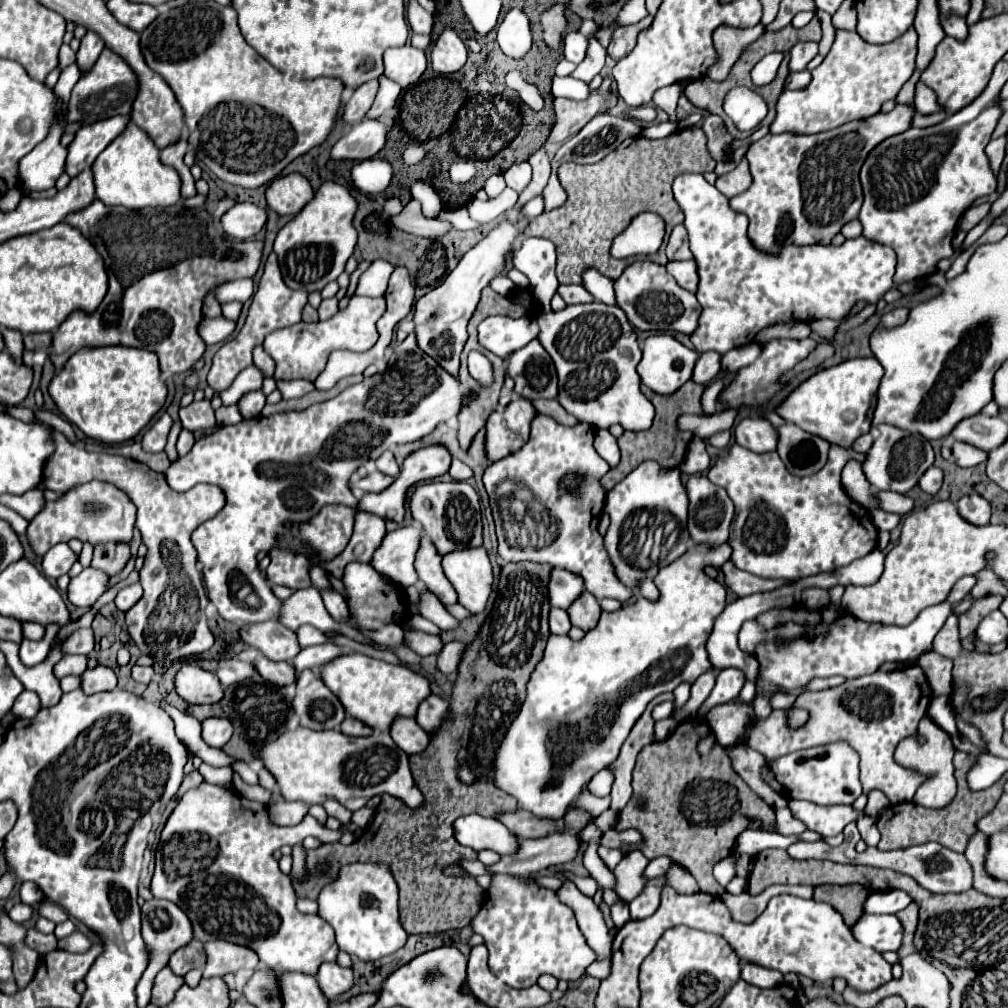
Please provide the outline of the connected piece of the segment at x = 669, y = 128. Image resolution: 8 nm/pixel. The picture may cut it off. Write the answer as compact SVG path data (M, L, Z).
M665 121L665 123L651 123L651 125L641 129L641 137L645 135L649 139L659 139L659 137L667 137L673 131L677 131L675 123L669 123L669 121Z

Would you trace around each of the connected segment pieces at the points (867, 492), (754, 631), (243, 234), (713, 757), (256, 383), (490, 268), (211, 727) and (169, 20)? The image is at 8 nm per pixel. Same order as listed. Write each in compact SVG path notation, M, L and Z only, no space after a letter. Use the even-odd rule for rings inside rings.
M851 461L843 467L843 475L841 475L841 481L843 481L843 487L845 487L845 493L859 505L867 507L867 509L875 509L875 489L873 485L865 479L865 473L861 469L859 463Z
M755 619L745 621L738 633L738 645L741 647L741 651L751 653L751 655L755 653L755 645L763 639L767 639L767 635L763 635L763 631L759 631L759 625L755 623Z
M235 203L223 217L223 231L233 239L251 239L255 237L267 221L267 213L263 207L255 203Z
M685 721L673 731L671 739L667 737L665 741L643 747L641 755L637 757L637 765L633 769L633 797L625 805L625 809L619 813L619 819L615 825L615 831L635 829L643 835L643 841L639 845L623 845L621 847L623 853L641 851L649 859L667 855L675 863L683 865L695 877L701 889L711 887L709 869L713 869L717 861L727 857L727 851L733 851L735 839L745 829L769 829L769 831L775 829L775 811L767 803L763 803L747 787L747 783L739 779L739 775L735 775L731 761L721 745L715 745L709 755L697 753L697 741L707 731L709 727L705 723L699 725L695 721Z
M251 365L235 377L231 387L227 387L225 391L219 391L219 397L223 399L223 405L233 405L243 395L247 395L251 391L259 391L261 385L263 385L263 373L255 365Z
M509 209L505 213L505 219L489 231L489 235L479 241L471 251L463 255L459 265L447 275L447 279L431 289L427 295L423 295L419 301L415 301L415 335L417 335L417 345L431 355L441 367L451 371L451 375L457 377L459 371L459 355L463 351L463 345L467 341L467 323L479 303L481 291L495 279L497 275L503 273L505 269L505 257L507 253L517 249L517 241L523 239L523 231L527 227L527 219L519 219L521 209Z
M207 717L203 721L203 741L209 747L223 747L233 735L233 725L227 717Z
M215 1L187 3L163 11L141 31L141 51L145 63L167 81L183 107L189 143L195 145L197 159L219 179L239 187L255 189L277 179L293 159L319 145L335 123L341 93L345 89L339 79L319 77L303 81L277 71L243 39L237 27L235 9Z

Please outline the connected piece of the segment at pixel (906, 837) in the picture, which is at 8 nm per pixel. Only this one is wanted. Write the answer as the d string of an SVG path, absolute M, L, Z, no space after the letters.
M955 753L953 765L955 765L955 779L959 779L959 791L957 791L953 803L945 809L939 809L939 811L925 809L925 807L915 805L911 801L889 805L877 819L877 829L881 833L881 841L877 845L879 851L893 851L893 849L905 849L905 847L911 847L911 845L921 845L925 841L939 841L947 849L963 853L967 839L977 831L977 827L975 827L977 819L987 815L987 811L991 811L991 807L995 807L995 803L999 801L1005 779L999 779L995 785L973 793L967 787L967 777L965 777L971 763L967 759L963 759L963 753Z

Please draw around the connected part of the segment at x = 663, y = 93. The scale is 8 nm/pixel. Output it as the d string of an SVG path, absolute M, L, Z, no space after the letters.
M669 85L669 87L663 87L659 91L655 91L655 107L663 109L671 121L675 121L675 107L677 107L677 99L679 99L679 93L683 91L681 85Z

